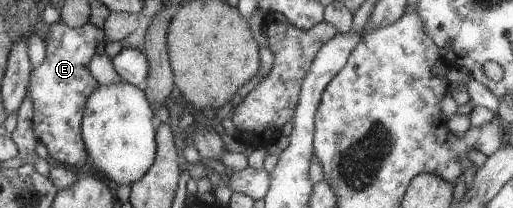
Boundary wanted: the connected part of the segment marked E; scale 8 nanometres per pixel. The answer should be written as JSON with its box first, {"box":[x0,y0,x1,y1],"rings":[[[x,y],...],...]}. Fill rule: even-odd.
{"box":[27,21,104,167],"rings":[[[57,21],[46,25],[46,36],[42,38],[42,42],[44,58],[38,66],[31,68],[27,85],[28,98],[33,104],[34,137],[37,142],[46,144],[49,161],[82,167],[88,156],[80,133],[83,107],[92,90],[99,86],[90,76],[86,66],[104,44],[103,30],[88,23],[77,28],[68,28]],[[50,130],[58,132],[58,136],[48,136],[46,140],[42,140],[44,136],[40,136],[40,132]]]}

